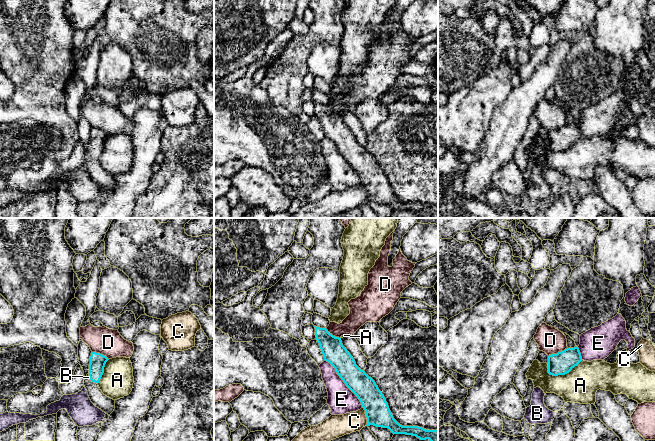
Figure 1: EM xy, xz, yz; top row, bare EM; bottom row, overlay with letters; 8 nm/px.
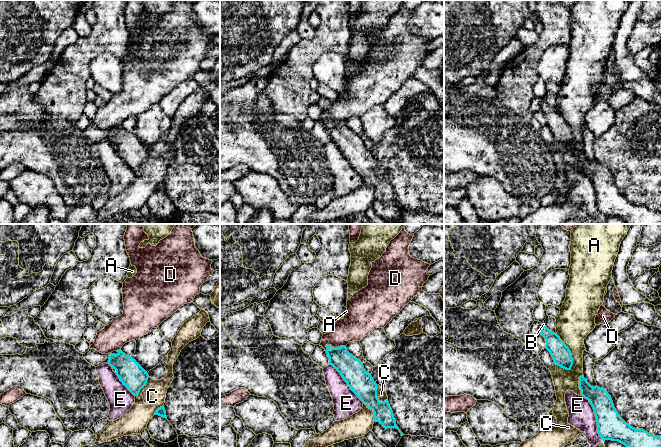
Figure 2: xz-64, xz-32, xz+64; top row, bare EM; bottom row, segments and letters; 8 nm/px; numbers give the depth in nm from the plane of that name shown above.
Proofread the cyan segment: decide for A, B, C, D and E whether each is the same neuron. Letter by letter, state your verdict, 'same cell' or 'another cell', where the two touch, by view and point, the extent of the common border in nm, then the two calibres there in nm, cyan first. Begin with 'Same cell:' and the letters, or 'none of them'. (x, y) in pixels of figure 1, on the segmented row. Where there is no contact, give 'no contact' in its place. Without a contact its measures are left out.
Same cell: B
A: another cell | yz (564, 374) | 300 nm | 180/280 nm
B: same cell | xy (89, 376) | 60 nm | 130/20 nm
C: another cell | xz (366, 416) | 160 nm | 190/180 nm
D: another cell | yz (558, 352) | 180 nm | 180/220 nm
E: another cell | xz (343, 381) | 500 nm | 190/220 nm

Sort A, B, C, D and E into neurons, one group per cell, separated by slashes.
A / B / C / D / E

